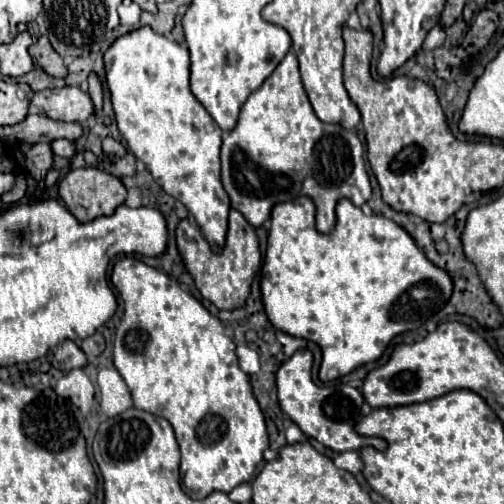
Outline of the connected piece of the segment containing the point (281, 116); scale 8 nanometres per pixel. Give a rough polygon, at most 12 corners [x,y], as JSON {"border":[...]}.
{"border":[[292,51],[222,141],[254,227],[308,195],[316,229],[372,195],[354,131],[322,123]]}

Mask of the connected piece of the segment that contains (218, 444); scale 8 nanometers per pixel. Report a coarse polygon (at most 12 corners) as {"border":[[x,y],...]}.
{"border":[[138,259],[114,367],[184,493],[250,483],[264,415],[220,319]]}

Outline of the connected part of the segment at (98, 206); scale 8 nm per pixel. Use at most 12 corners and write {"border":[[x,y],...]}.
{"border":[[72,169],[58,193],[78,221],[110,215],[126,199],[120,179]]}

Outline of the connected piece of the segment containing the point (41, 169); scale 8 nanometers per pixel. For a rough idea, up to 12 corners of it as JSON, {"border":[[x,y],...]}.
{"border":[[48,143],[34,145],[34,179],[46,177],[52,167]]}

